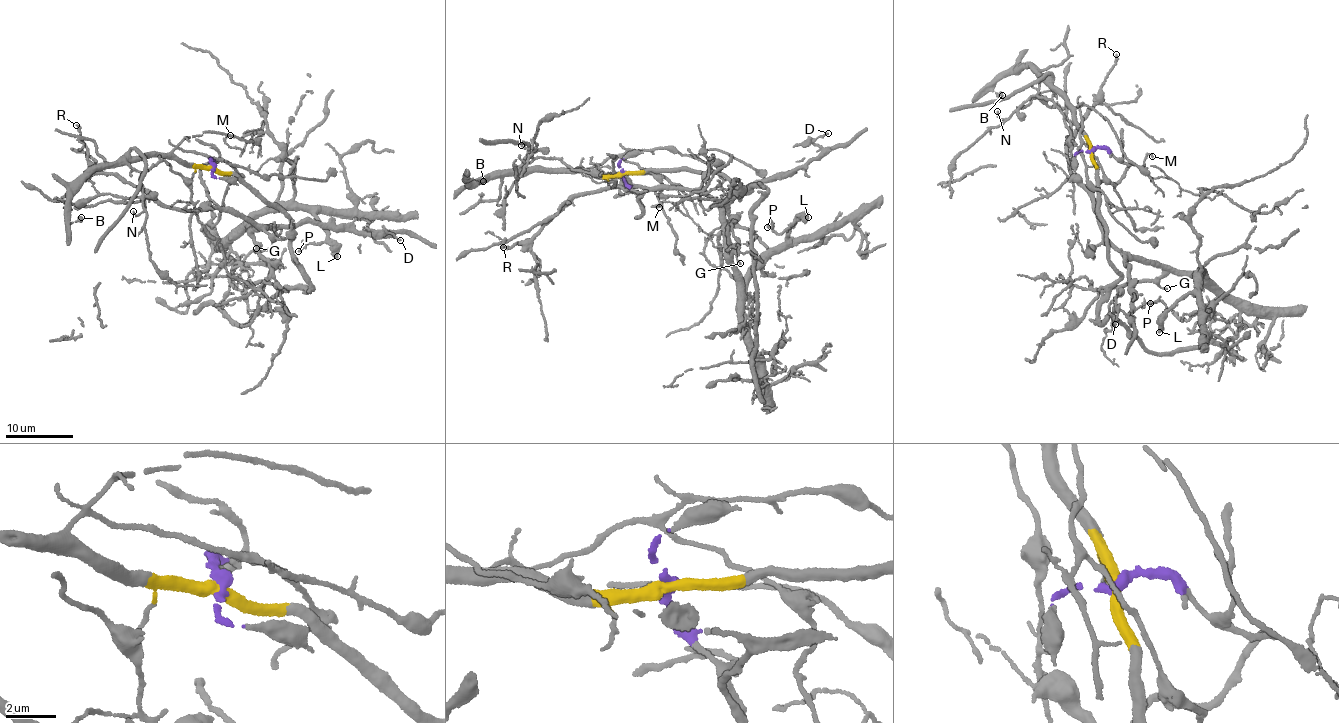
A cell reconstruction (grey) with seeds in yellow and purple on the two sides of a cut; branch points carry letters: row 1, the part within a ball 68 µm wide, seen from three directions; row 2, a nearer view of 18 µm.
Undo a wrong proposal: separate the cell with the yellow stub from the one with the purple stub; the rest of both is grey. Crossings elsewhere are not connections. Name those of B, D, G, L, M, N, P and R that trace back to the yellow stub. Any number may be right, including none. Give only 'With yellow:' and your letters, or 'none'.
With yellow: B, M, N

